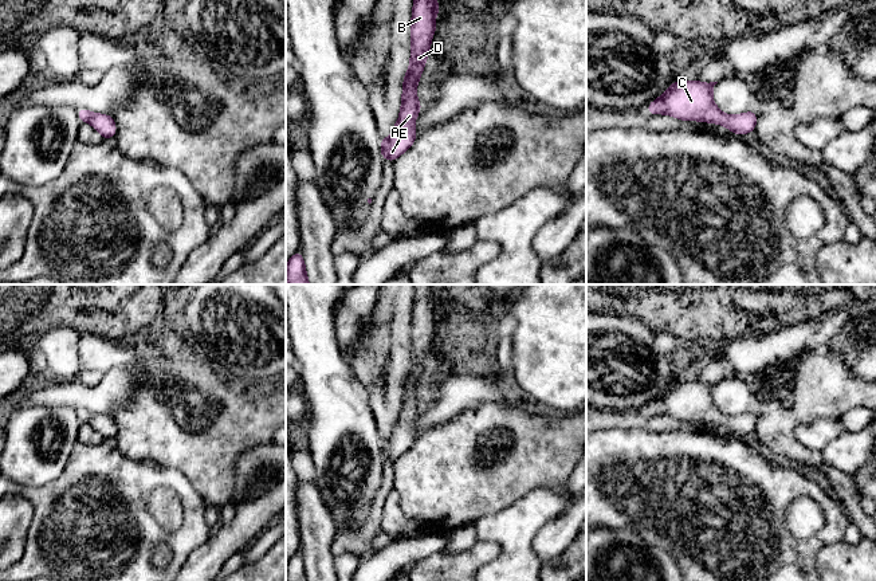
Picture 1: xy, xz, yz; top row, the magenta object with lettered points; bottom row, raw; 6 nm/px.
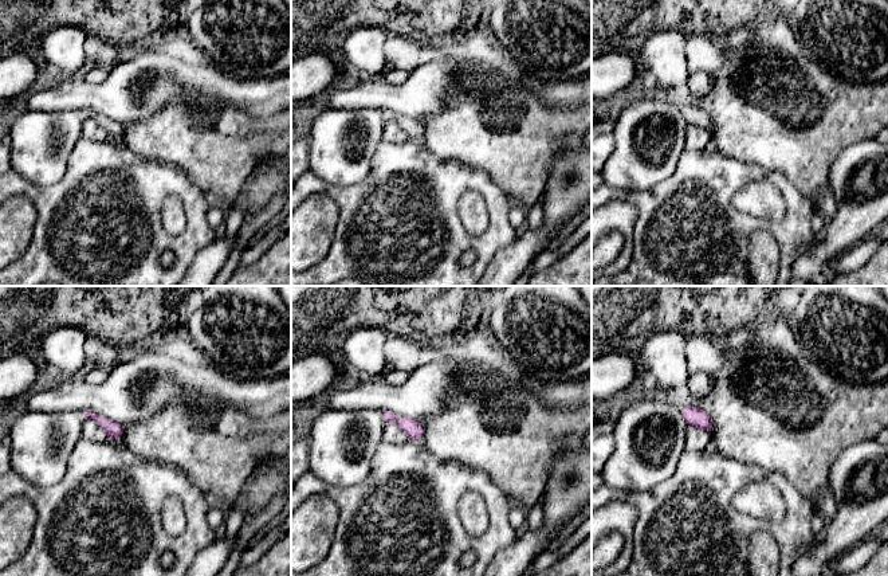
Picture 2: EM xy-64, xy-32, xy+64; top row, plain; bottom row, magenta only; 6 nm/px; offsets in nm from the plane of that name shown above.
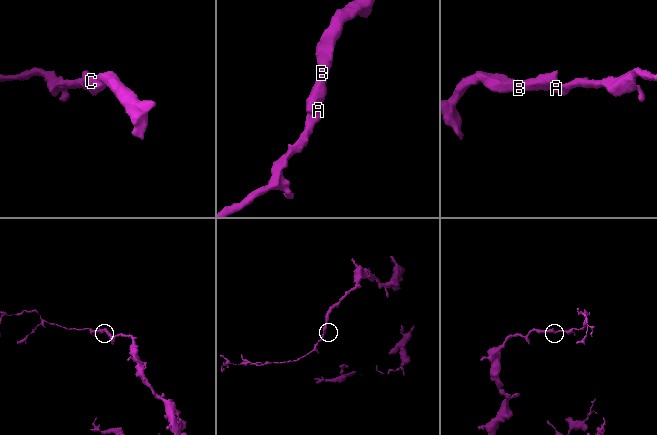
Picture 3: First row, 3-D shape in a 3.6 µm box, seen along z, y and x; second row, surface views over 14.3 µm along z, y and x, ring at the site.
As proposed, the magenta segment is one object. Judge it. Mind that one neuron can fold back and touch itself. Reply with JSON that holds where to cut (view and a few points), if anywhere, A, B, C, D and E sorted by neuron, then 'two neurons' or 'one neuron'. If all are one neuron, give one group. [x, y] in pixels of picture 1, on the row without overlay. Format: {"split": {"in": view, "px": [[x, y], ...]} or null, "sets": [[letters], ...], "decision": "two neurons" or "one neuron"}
{"split": null, "sets": [["A", "B", "C", "D", "E"]], "decision": "one neuron"}

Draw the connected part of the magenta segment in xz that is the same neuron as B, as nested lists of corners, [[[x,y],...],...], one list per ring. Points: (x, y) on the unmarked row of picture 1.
[[[413,284],[413,290],[410,365],[402,382],[400,417],[392,429],[392,437],[381,437],[381,456],[390,463],[406,452],[417,437],[413,424],[423,405],[417,401],[416,389],[436,331],[435,317],[441,310],[429,284]]]

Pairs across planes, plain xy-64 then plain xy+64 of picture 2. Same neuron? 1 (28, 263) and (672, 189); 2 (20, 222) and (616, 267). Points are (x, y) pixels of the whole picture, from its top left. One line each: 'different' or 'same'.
1: same
2: same

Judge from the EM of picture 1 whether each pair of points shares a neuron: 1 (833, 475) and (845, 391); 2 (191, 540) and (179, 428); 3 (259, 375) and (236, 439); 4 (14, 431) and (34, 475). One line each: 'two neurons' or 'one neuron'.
1: two neurons
2: two neurons
3: two neurons
4: one neuron

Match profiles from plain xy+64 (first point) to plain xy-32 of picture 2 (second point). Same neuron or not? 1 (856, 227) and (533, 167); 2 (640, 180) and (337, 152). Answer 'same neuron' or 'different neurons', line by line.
1: different neurons
2: same neuron

